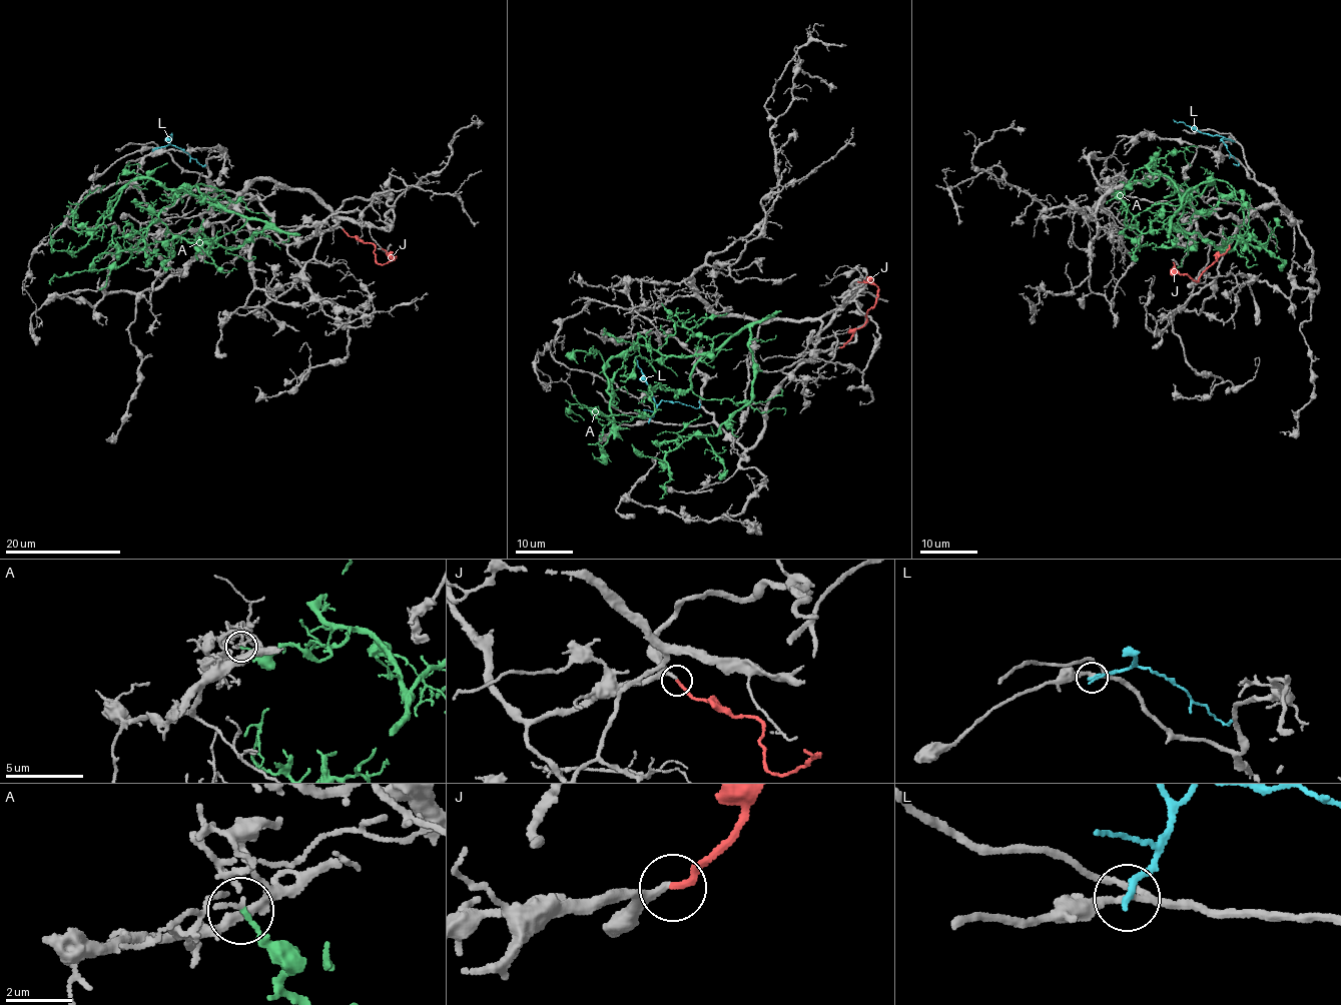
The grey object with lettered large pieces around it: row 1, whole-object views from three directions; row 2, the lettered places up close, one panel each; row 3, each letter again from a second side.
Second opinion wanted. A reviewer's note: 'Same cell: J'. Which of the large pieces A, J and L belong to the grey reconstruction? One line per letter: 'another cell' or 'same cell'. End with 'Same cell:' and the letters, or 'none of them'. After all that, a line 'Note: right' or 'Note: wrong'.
A: another cell
J: same cell
L: another cell
Same cell: J
Note: right

